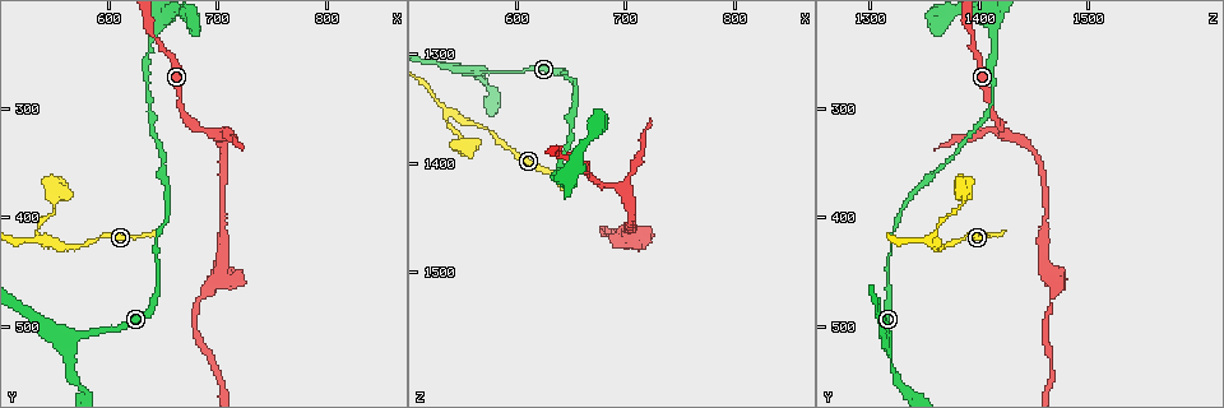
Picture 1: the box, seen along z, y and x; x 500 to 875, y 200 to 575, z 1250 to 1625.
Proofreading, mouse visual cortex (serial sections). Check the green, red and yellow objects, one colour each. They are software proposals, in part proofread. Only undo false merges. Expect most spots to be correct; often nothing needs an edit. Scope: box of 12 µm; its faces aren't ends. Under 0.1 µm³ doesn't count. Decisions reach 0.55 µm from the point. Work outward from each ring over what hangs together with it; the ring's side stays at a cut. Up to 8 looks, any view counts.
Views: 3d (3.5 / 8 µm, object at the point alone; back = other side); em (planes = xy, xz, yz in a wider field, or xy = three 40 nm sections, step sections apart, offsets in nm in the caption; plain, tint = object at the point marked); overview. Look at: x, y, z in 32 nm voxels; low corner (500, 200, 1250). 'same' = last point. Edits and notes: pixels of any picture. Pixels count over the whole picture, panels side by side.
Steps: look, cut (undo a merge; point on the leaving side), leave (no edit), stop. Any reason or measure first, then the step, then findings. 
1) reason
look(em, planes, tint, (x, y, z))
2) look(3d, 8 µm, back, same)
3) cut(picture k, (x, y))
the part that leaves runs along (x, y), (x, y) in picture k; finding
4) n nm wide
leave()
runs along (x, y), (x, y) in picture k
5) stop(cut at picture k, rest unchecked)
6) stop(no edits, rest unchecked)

sudden change in width
look(3d, 8 µm, back, (644, 226, 1414))

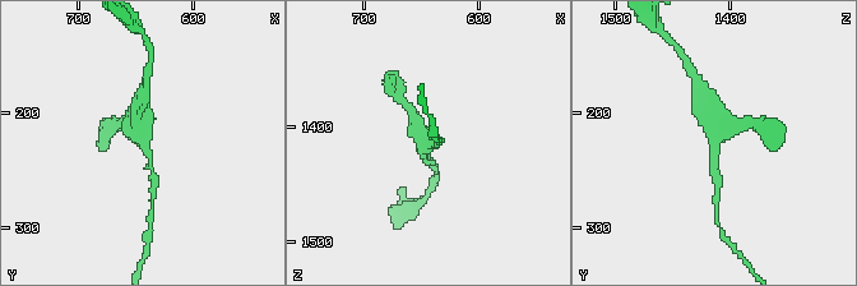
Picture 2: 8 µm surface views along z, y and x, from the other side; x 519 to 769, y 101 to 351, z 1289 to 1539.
3 arms; arms of 150, 600, 600 nm
look(em, xy, step 2, tint, (644, 226, 1414))

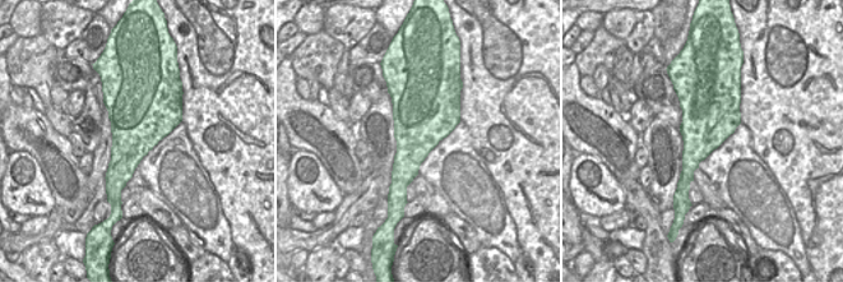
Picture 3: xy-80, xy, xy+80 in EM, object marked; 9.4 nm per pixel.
leave()
runs along (156, 178), (146, 144), (129, 125) in picture 2; all the same cell

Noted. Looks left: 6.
branch point
look(3d, 3.5 µm, (570, 514, 1316))

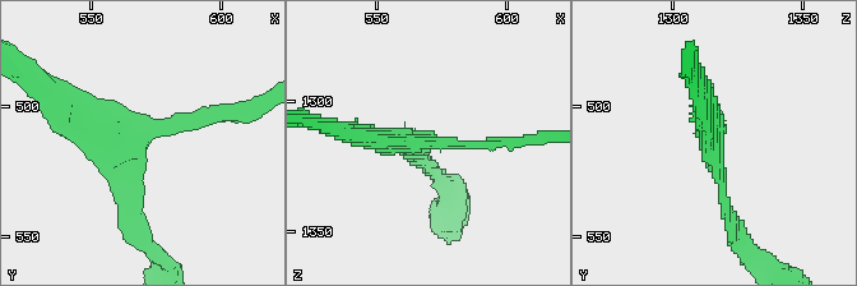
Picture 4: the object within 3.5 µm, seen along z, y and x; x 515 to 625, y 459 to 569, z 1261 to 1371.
3 arms; arms of 150, 150, 300 nm; now the EM
look(em, xy, step 2, tint, (569, 512, 1315))

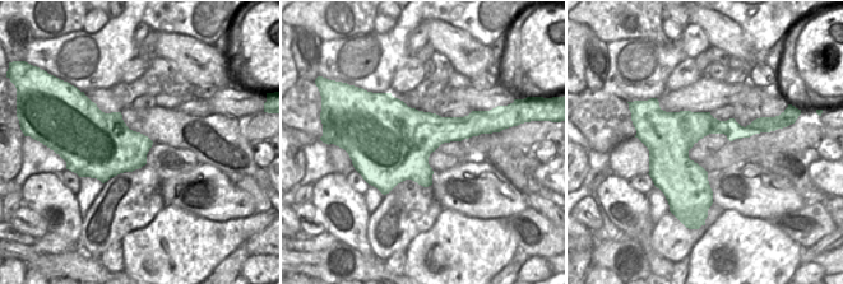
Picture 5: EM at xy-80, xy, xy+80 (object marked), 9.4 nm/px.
leave()
runs along (219, 116), (138, 135), (64, 100) in picture 4; continuous, no second cell

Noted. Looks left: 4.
sudden change in width
look(3d, 3.5 µm, (538, 420, 1352))

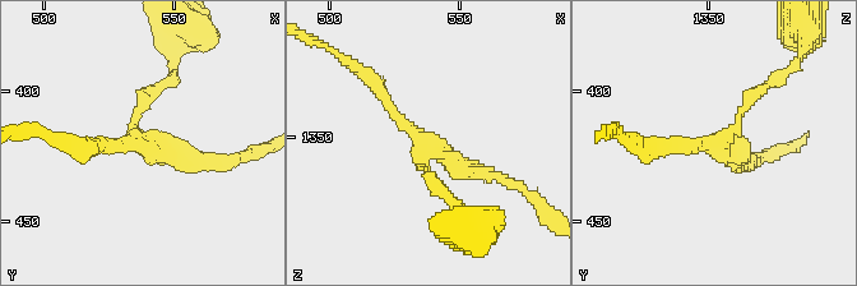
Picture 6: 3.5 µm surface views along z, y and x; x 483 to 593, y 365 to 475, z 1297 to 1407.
3 arms; arms of 150, 150, 150 nm; need the tissue
look(em, xy, step 1, tint, (538, 419, 1355))

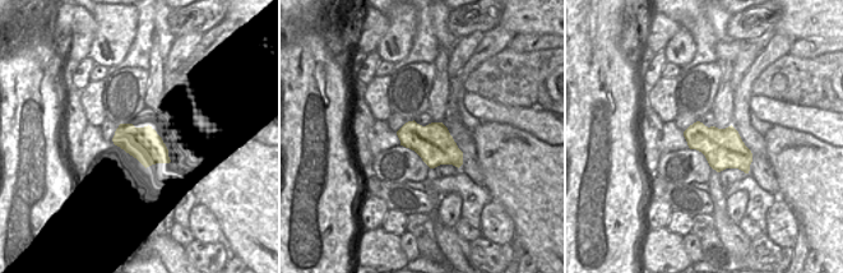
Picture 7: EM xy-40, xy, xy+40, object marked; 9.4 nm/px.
leave()
runs along (213, 161), (135, 138), (135, 114), (162, 83) in picture 6; one cell here

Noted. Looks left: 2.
stop(no edits, rest unchecked)

